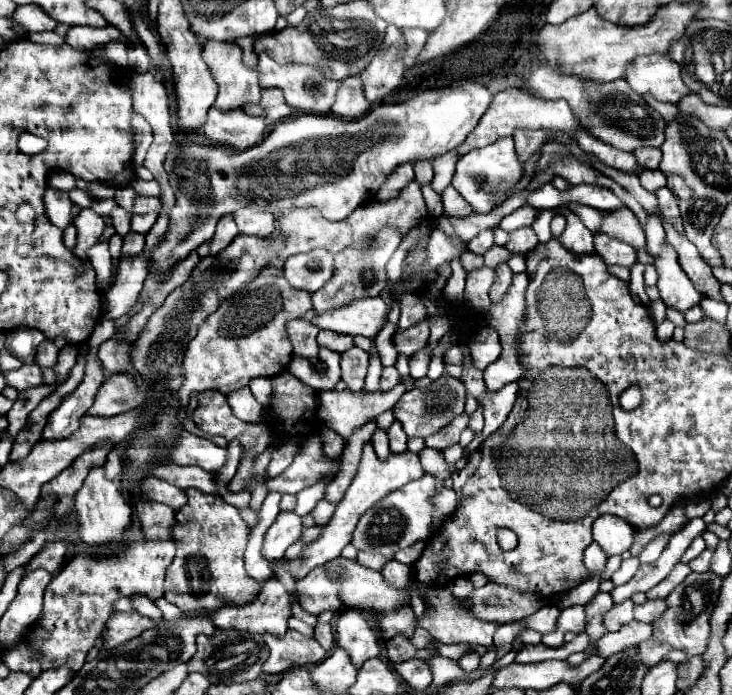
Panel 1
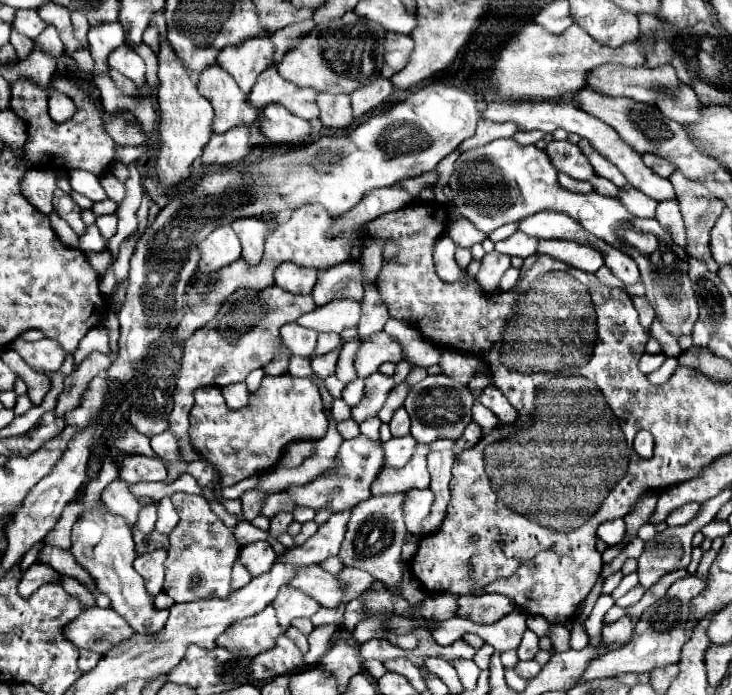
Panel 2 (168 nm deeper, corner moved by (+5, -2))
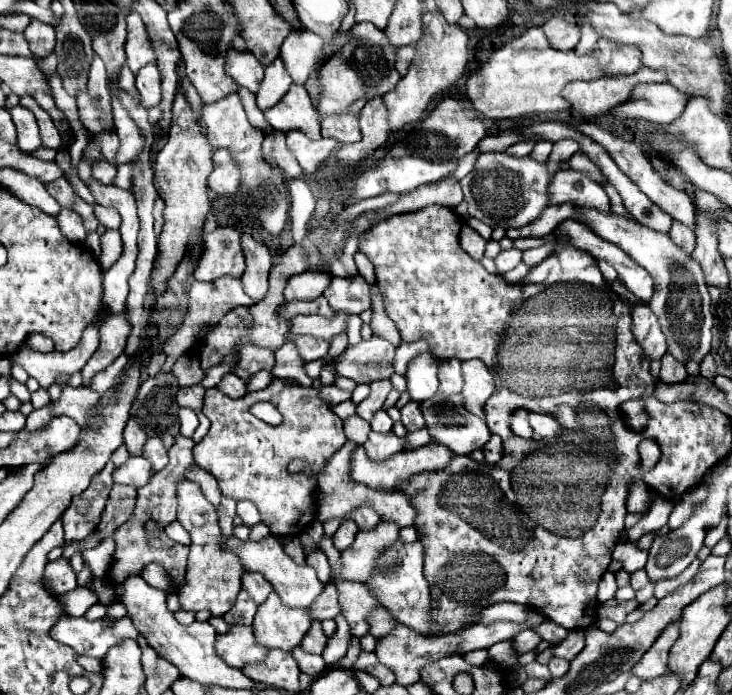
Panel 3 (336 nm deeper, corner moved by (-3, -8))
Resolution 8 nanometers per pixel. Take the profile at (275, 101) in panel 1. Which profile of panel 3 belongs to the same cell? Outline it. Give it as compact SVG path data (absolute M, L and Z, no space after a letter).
M288 131L286 145L288 145L290 153L296 157L296 161L300 163L300 167L304 169L304 173L312 175L312 173L316 173L316 169L320 165L324 165L324 161L330 157L332 149L336 149L338 141L324 139L324 137L318 141L312 141L302 131Z

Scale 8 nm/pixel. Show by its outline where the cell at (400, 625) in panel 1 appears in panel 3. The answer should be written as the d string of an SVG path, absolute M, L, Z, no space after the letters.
M380 521L372 529L360 529L354 543L340 553L342 555L342 577L350 581L366 583L378 565L380 553L398 541L398 525L394 521Z

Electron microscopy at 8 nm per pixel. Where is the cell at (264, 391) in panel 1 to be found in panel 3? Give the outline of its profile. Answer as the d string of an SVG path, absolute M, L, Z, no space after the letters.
M260 371L260 373L256 373L256 375L252 377L252 381L246 383L246 387L248 387L250 391L260 391L260 389L266 389L272 379L274 379L274 377L272 377L270 371Z

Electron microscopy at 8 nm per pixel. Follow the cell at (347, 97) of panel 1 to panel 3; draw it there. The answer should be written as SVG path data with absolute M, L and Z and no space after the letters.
M340 113L340 115L330 115L320 121L322 125L322 135L324 137L334 137L340 143L354 143L360 141L360 125L358 117L350 113Z

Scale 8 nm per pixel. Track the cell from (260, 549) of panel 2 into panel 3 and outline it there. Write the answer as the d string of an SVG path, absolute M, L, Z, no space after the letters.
M246 571L242 575L242 589L250 593L250 597L256 601L256 605L264 603L266 597L272 593L272 585L264 579L264 575L252 573L252 571Z

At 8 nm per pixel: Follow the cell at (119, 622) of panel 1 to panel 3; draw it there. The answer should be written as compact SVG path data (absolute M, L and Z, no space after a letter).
M62 617L52 629L52 637L70 645L78 655L104 659L112 645L124 639L138 639L138 633L130 617L104 617L96 621L88 621L86 617Z

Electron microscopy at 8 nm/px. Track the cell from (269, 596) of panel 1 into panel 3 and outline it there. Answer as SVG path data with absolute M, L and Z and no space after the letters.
M234 625L224 637L216 637L216 653L220 653L220 657L236 669L242 669L248 663L264 661L268 651L268 647L254 639L252 625Z

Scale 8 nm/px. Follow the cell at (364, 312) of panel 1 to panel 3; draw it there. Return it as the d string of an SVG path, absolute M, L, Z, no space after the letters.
M336 313L332 319L320 317L320 315L296 317L290 323L290 333L292 335L312 335L316 339L332 341L336 335L340 335L340 333L346 331L348 317L350 317L348 313Z

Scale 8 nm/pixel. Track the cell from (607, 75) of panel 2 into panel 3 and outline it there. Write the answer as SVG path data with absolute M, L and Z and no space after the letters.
M642 67L632 75L620 75L620 77L600 77L600 79L592 79L592 81L574 81L572 85L568 85L564 89L564 97L568 97L568 101L572 101L572 107L582 113L584 117L600 117L604 113L610 113L614 107L630 101L632 89L638 83L664 83L668 81L668 75L664 69L648 69Z

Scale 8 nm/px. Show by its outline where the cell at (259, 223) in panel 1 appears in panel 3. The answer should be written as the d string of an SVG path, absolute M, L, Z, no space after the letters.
M242 235L242 249L246 255L246 271L242 275L244 291L258 303L268 291L268 273L272 267L272 253L252 235Z

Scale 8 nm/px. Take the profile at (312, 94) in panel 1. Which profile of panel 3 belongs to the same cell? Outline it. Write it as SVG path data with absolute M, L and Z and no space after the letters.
M290 85L288 93L274 107L264 111L264 117L276 131L288 133L288 129L300 129L308 133L308 137L320 137L318 113L312 109L304 85Z

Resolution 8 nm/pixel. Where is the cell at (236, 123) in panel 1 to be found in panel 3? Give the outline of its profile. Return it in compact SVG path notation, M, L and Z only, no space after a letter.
M228 149L214 151L214 171L208 177L208 187L218 195L234 195L240 183L240 169Z

